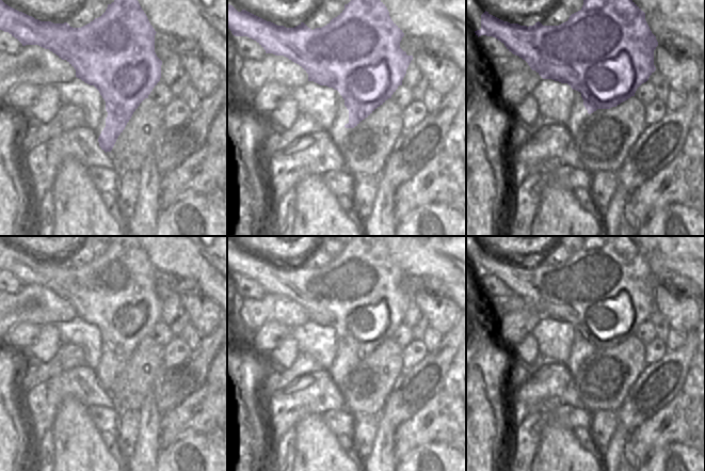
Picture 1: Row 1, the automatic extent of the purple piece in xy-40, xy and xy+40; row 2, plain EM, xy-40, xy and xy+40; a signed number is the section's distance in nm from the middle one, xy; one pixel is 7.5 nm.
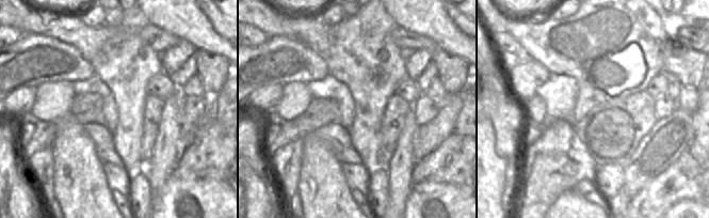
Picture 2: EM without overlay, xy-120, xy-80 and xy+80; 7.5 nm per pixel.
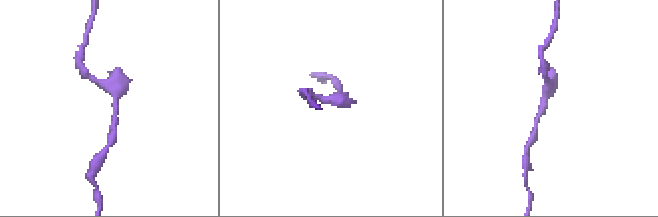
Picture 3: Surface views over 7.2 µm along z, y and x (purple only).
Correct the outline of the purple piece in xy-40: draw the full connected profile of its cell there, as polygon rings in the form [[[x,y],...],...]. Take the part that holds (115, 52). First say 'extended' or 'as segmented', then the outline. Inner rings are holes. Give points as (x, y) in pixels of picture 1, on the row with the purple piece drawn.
as segmented; [[[0,0],[0,30],[9,32],[22,46],[38,45],[49,49],[62,60],[66,60],[76,69],[77,78],[90,85],[94,85],[99,91],[106,101],[108,116],[106,119],[106,127],[100,134],[98,142],[106,153],[112,151],[133,112],[145,98],[148,98],[148,95],[161,78],[162,61],[155,52],[155,35],[157,32],[138,0],[114,0],[111,4],[108,4],[106,12],[100,17],[81,28],[73,28],[67,22],[41,21],[9,6]]]

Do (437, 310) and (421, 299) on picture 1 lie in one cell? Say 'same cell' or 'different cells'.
same cell

